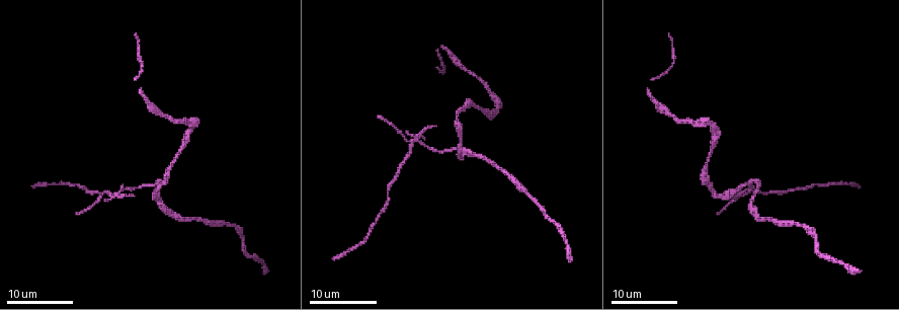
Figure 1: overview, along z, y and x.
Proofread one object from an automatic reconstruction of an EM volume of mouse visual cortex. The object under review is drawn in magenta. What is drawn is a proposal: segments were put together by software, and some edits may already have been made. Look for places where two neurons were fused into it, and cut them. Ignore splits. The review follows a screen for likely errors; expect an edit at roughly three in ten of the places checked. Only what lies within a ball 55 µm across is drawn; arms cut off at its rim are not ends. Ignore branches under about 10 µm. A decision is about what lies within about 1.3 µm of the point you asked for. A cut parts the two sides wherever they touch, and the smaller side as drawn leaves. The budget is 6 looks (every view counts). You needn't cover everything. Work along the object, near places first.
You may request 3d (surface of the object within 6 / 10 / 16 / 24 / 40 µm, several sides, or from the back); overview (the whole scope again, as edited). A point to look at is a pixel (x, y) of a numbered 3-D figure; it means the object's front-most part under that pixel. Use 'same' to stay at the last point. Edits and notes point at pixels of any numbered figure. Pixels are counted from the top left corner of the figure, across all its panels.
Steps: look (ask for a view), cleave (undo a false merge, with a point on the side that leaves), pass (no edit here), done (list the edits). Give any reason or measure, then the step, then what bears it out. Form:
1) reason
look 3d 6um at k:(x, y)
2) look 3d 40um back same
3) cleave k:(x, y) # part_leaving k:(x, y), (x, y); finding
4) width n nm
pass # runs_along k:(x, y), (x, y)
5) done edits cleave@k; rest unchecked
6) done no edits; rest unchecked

thick turns thin
look 3d 24um at 1:(744, 192)

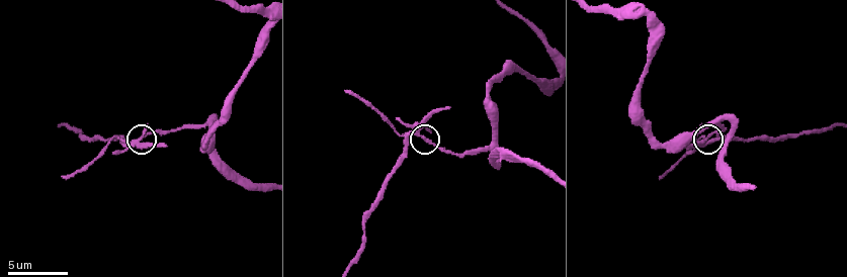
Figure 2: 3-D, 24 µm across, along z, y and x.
look 3d 10um at 2:(705, 139)

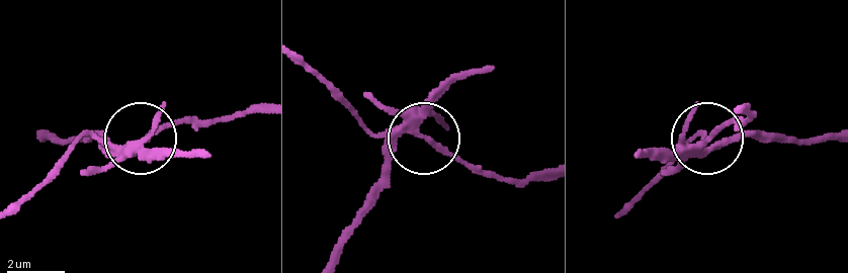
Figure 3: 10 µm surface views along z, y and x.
width 220 nm
cleave 3:(149, 160) # part_leaving 3:(698, 154), (754, 132), (826, 140); a second neuron is stuck on

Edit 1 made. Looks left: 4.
look overview

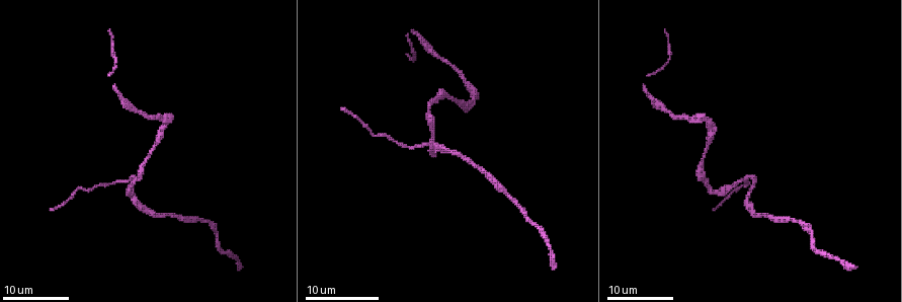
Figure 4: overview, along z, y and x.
three arms meet
look 3d 24um at 4:(129, 180)

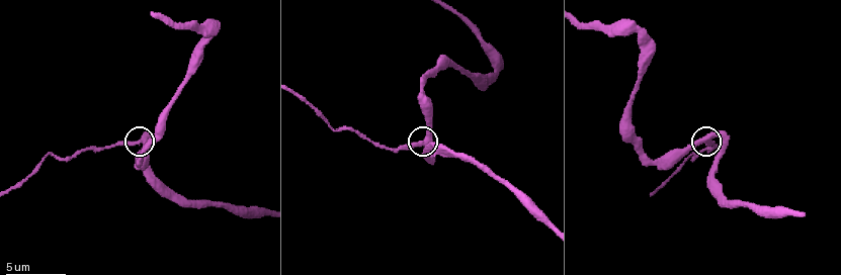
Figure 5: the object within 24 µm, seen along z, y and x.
look 3d 10um at 5:(422, 144)

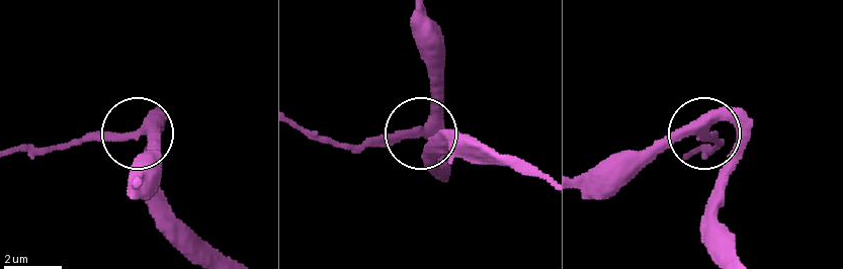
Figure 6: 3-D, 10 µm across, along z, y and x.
pass # one neuron here

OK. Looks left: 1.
done edits cleave@3; rest unchecked

